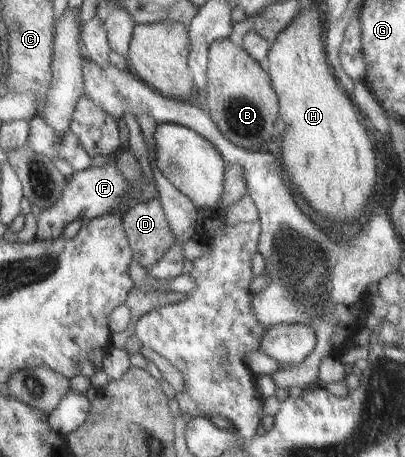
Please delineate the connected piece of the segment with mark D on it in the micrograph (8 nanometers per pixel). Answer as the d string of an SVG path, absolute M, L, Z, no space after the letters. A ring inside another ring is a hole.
M158 199L131 206L122 216L122 225L133 249L133 261L144 268L157 264L169 255L176 241Z

